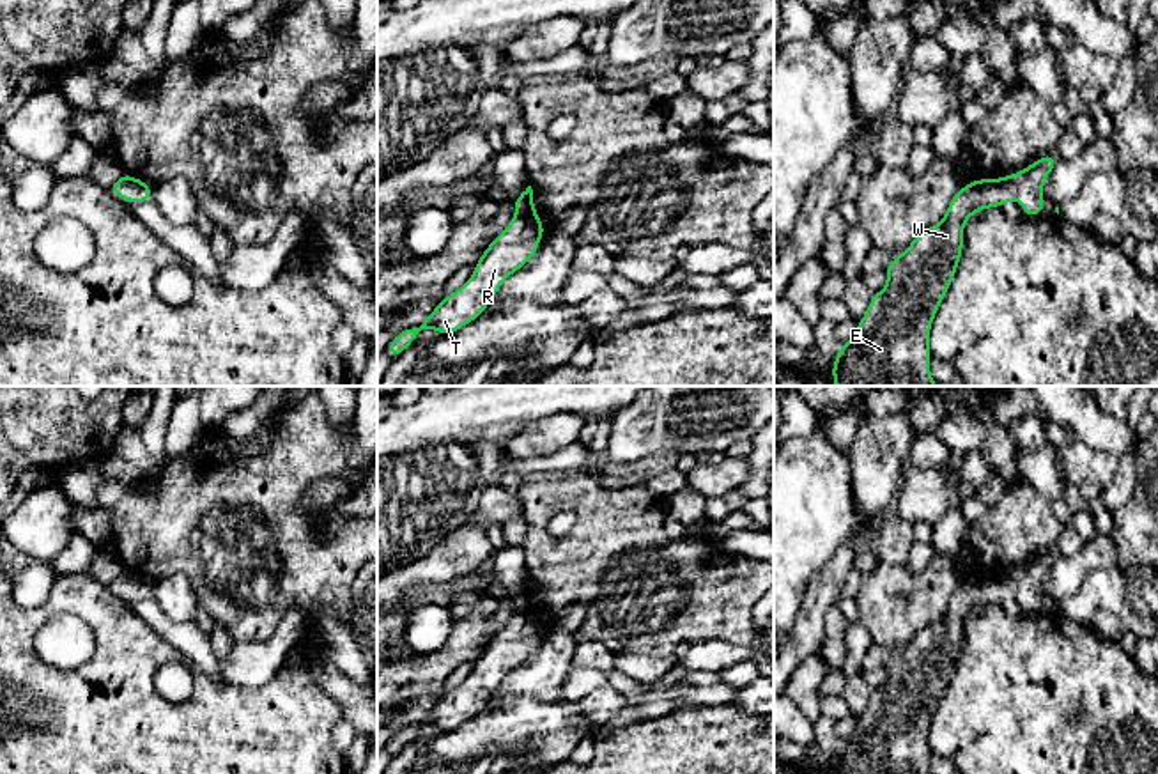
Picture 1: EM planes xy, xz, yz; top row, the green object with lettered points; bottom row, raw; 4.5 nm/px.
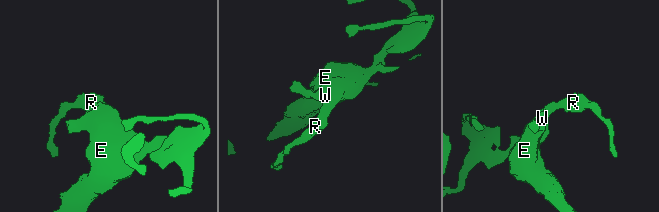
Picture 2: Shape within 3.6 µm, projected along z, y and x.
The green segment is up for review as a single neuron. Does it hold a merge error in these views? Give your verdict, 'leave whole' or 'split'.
leave whole

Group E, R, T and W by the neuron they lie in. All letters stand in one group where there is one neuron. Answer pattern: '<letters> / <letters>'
E R T W

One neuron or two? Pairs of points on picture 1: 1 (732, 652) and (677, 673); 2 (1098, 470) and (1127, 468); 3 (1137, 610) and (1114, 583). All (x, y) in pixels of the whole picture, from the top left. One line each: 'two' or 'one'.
1: one
2: two
3: one

